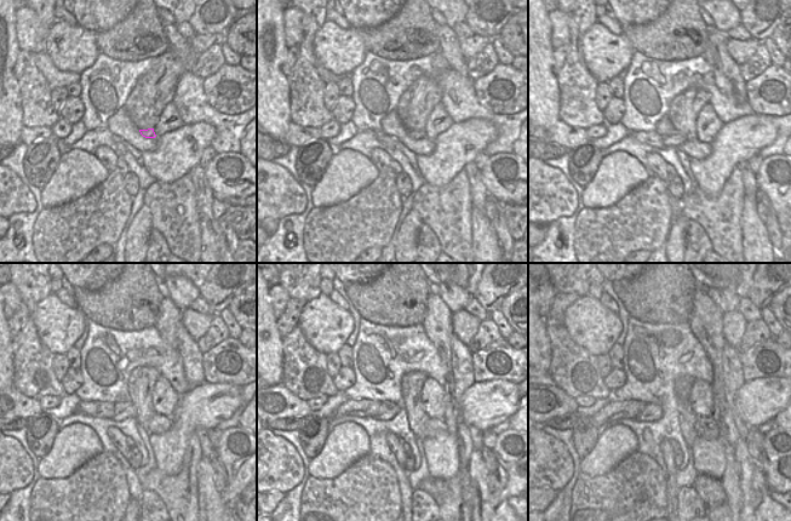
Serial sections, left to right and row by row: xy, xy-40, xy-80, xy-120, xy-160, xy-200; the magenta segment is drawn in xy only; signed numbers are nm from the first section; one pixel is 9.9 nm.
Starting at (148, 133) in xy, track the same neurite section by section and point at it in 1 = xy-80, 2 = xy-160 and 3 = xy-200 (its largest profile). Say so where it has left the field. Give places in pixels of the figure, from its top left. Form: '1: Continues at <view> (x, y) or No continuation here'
1: Continues at xy-80 (669, 141)
2: Continues at xy-160 (388, 410)
3: Continues at xy-200 (651, 412).

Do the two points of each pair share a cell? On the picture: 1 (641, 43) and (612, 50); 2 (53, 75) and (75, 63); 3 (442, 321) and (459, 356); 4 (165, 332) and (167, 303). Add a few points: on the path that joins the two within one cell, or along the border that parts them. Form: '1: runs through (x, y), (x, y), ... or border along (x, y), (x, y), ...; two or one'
1: border along (623, 33), (635, 50); two
2: border along (45, 52), (58, 69), (79, 74); two
3: border along (452, 333), (452, 370); two
4: runs through (167, 325), (167, 310); one

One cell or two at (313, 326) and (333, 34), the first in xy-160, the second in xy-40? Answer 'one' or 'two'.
one

